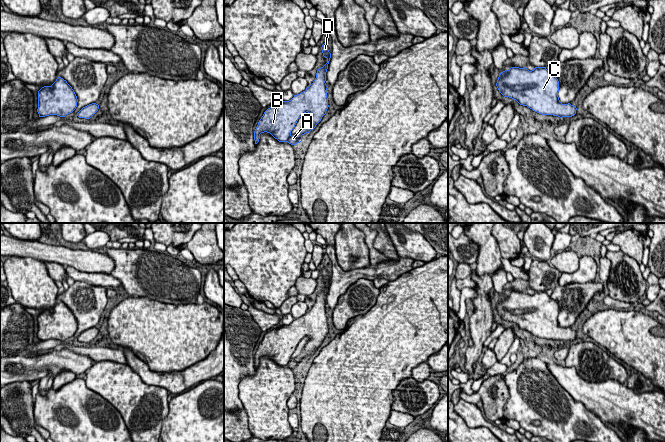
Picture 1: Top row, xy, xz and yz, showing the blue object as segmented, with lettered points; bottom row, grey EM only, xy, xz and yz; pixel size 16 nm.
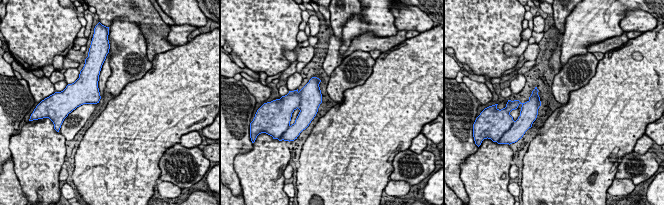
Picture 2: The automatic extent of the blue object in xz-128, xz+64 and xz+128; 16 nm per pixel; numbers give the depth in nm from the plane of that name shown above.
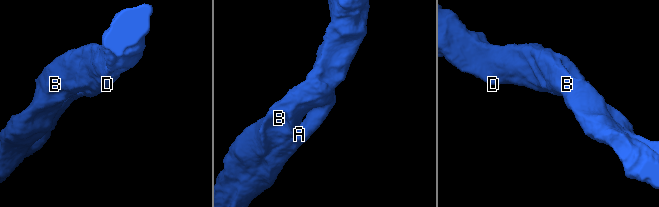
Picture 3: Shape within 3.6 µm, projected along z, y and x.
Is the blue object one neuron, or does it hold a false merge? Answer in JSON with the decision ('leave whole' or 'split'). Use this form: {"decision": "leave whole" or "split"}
{"decision": "leave whole"}

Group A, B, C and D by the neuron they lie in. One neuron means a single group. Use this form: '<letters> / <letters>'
A B C D

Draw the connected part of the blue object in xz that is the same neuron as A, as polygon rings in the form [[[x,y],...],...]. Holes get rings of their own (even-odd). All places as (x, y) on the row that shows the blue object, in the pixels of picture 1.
[[[326,43],[321,47],[327,63],[318,69],[313,83],[300,94],[294,95],[289,101],[268,108],[254,131],[255,144],[259,142],[260,134],[270,133],[279,142],[288,142],[295,145],[302,141],[302,136],[313,130],[326,114],[329,107],[327,98],[326,72],[331,58]],[[308,112],[304,127],[296,134],[291,135],[298,119]]]

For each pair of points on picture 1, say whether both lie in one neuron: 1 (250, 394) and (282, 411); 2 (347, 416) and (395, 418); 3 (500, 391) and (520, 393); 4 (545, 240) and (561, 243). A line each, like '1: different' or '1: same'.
1: same
2: different
3: different
4: different

